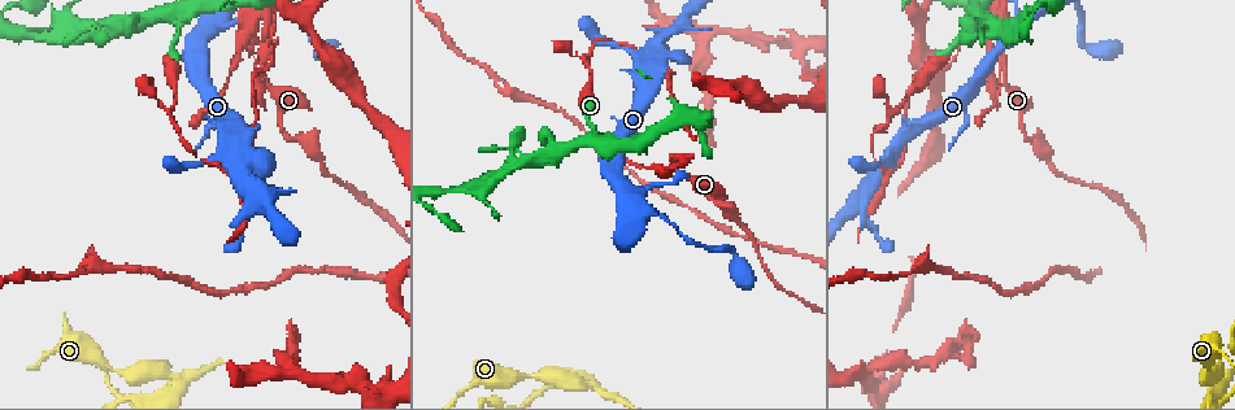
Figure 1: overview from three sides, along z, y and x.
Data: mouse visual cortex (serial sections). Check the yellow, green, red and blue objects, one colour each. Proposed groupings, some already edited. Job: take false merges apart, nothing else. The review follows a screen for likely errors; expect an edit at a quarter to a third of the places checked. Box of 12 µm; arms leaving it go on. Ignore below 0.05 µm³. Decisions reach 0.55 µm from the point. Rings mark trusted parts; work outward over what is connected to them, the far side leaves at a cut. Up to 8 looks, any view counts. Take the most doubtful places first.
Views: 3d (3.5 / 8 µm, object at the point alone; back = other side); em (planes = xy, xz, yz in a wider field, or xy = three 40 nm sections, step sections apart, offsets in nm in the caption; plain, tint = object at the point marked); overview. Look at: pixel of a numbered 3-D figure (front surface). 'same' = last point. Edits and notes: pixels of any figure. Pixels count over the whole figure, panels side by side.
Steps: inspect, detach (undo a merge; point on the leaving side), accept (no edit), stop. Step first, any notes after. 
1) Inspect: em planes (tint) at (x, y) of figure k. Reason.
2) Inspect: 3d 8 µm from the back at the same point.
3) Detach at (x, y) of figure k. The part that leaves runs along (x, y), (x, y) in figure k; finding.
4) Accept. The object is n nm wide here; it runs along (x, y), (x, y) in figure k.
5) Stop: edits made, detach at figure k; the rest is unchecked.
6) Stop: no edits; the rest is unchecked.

Inspect: 3d 3.5 µm at (1003, 59) of figure 1.

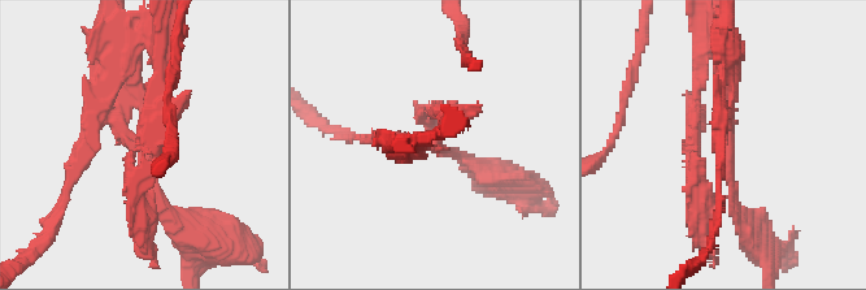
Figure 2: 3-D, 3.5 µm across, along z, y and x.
Inspect: em xy step 1 (tint) at (440, 145) of figure 2. 3 arms meet here; the arms are 150, 150, 150 nm wide.

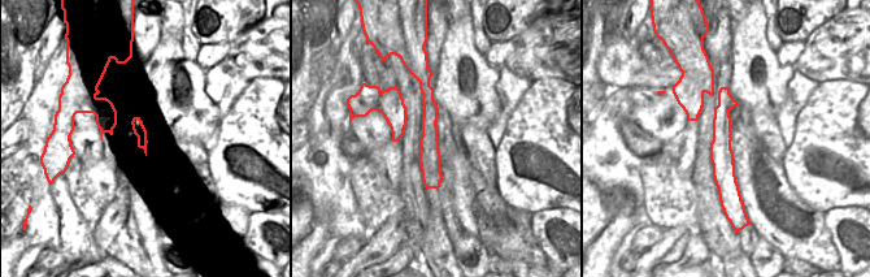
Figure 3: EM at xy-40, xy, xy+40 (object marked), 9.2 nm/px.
Detach at (465, 116) of figure 2. The object is 190 nm wide here; a border runs along (429, 82), (422, 95) in figure 3; two cells meet here.

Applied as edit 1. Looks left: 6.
Inspect: overview.

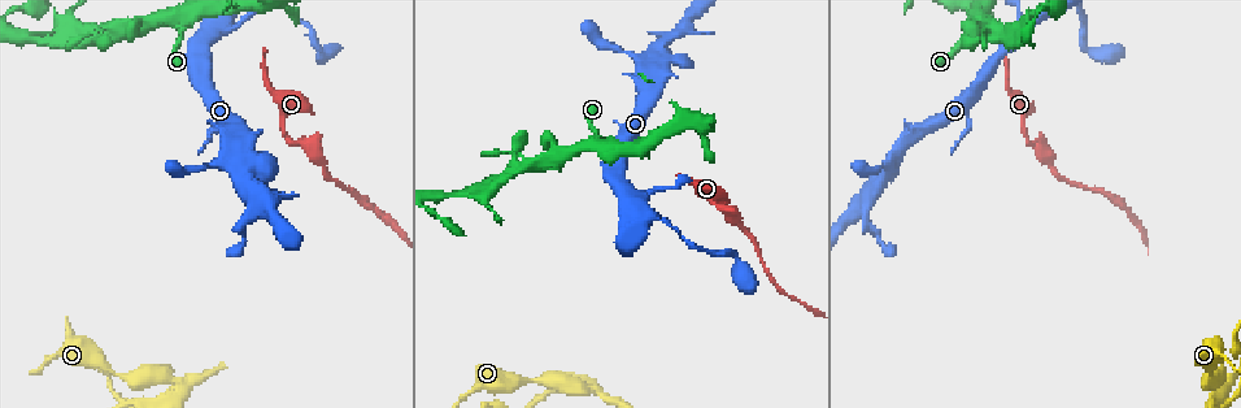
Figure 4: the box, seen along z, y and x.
Inspect: 3d 3.5 µm at (876, 236) of figure 4. Narrows sharply.

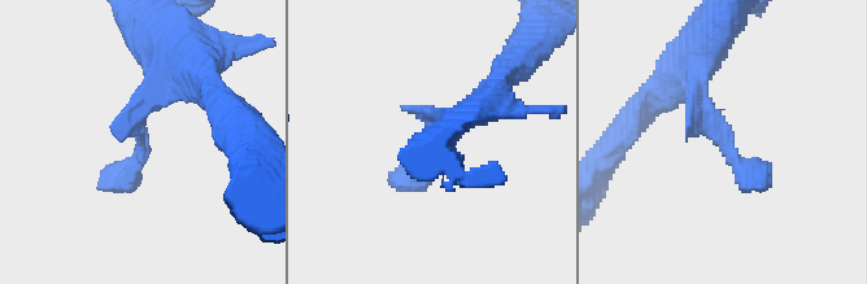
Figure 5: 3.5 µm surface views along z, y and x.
Inspect: em planes (tint) at (142, 137) of figure 5. Now the EM.

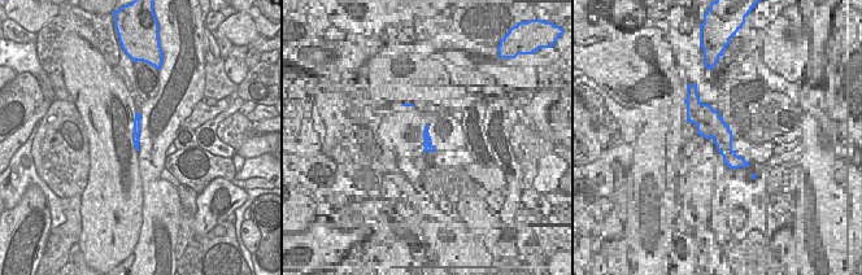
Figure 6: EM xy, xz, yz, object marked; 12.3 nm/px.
Accept. It runs along (160, 68), (140, 114), (140, 158), (96, 187) in figure 5; continuous, no second cell.

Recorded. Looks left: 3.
Inspect: 3d 8 µm at (598, 392) of figure 4. Arms part here.

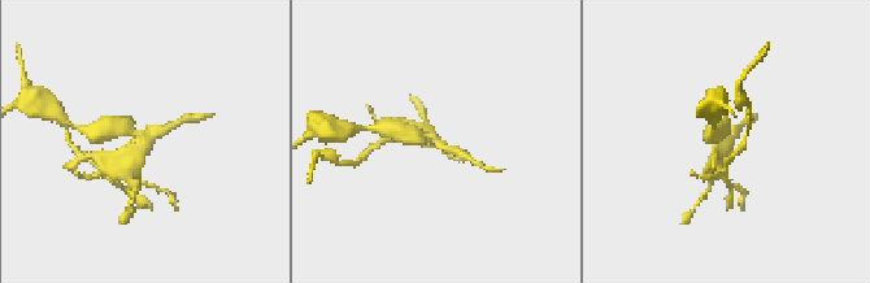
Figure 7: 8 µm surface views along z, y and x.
Inspect: 3d 3.5 µm at (728, 138) of figure 7. Closer look.

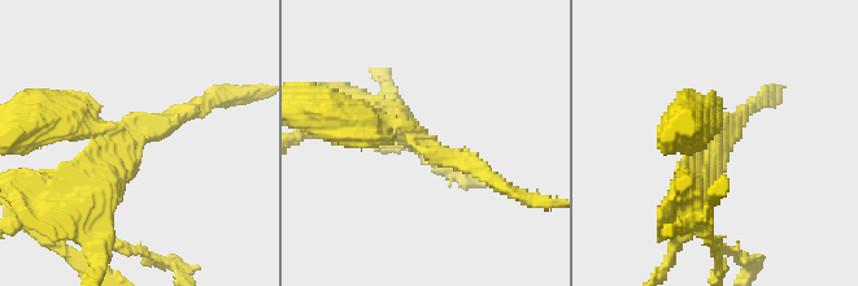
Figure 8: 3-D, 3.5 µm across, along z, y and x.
Inspect: em planes (tint) at (122, 138) of figure 8. 3 arms meet here; the arms are 250, 400, 500 nm wide; need the tissue.

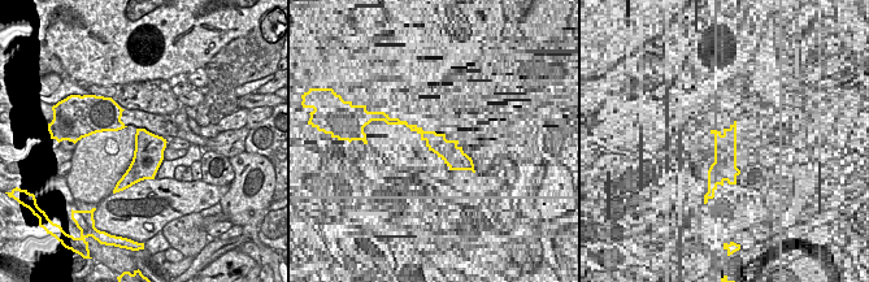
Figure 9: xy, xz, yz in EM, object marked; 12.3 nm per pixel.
Accept. It runs along (47, 117), (122, 141), (70, 200) in figure 8; all the same cell.

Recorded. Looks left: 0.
Stop: edits made, detach at figure 2; the rest is unchecked.

